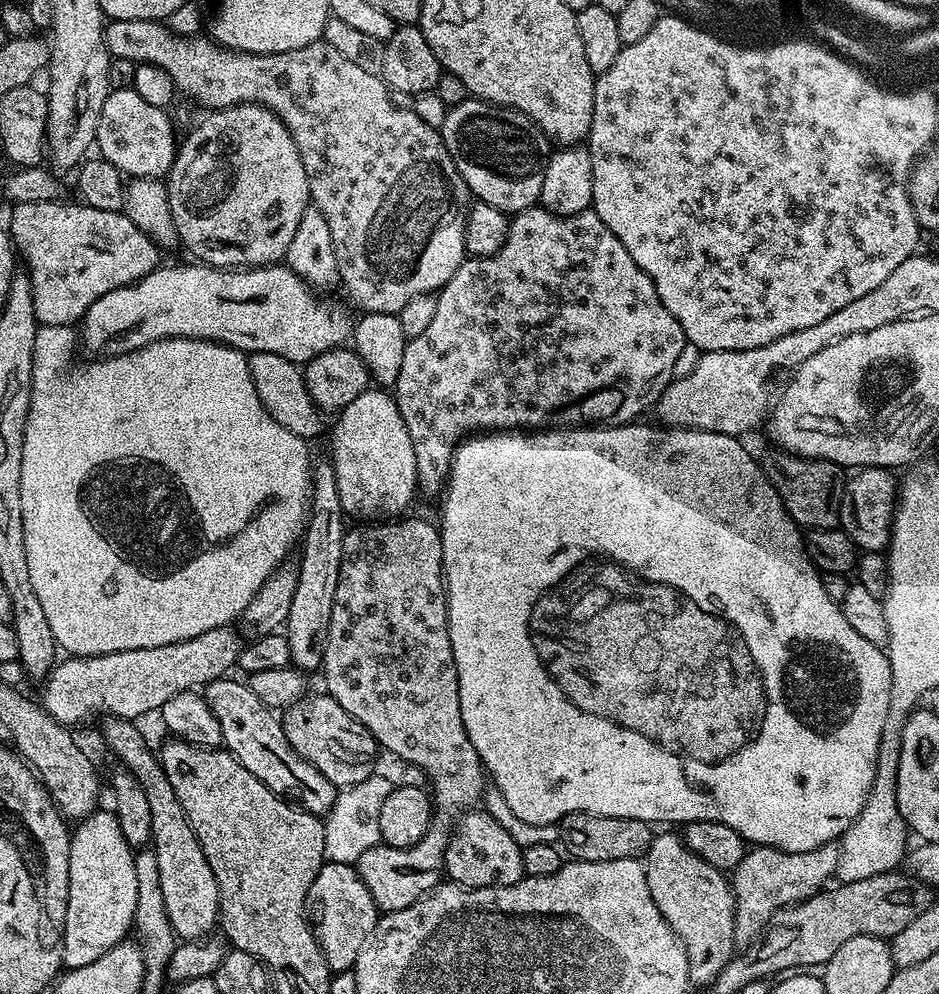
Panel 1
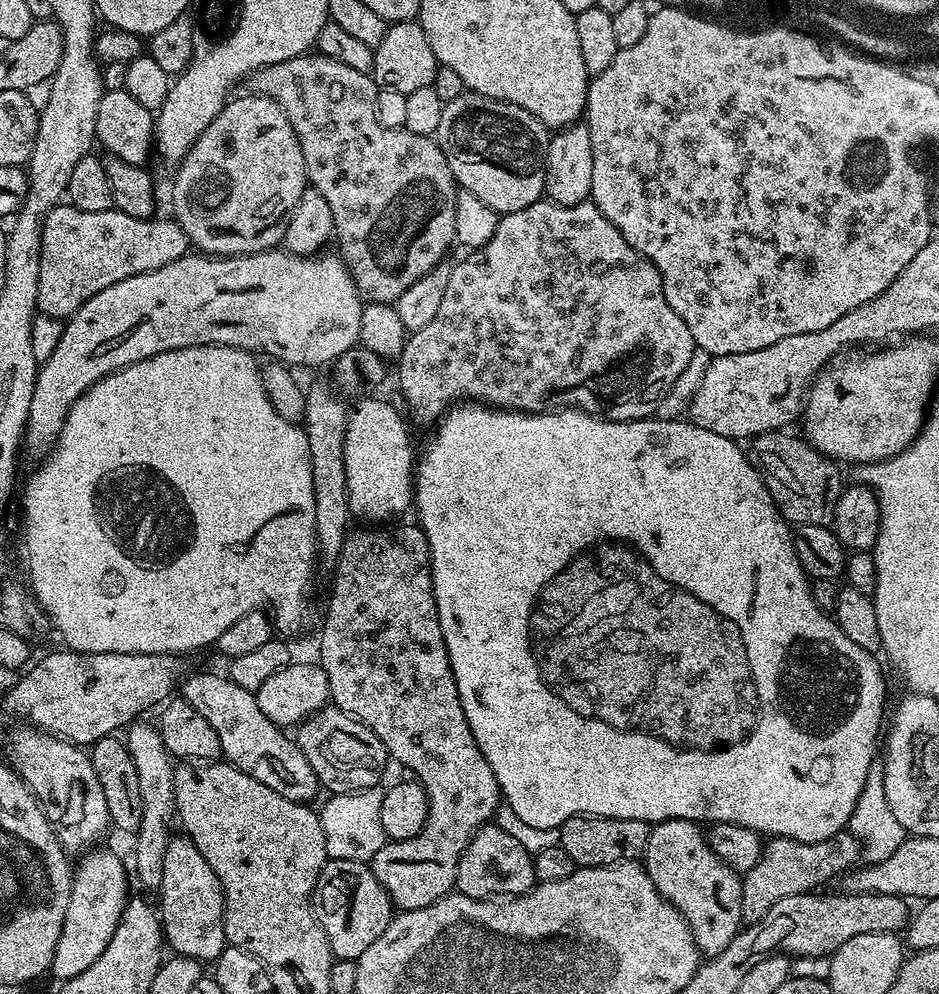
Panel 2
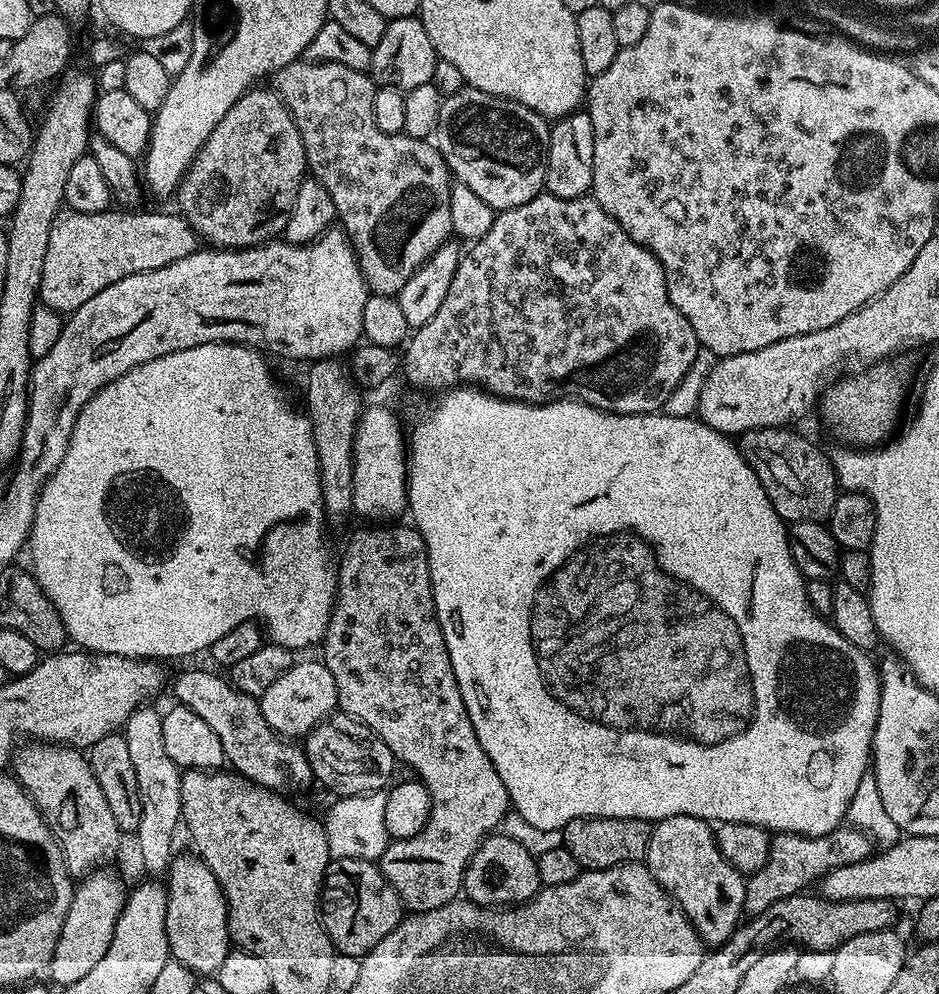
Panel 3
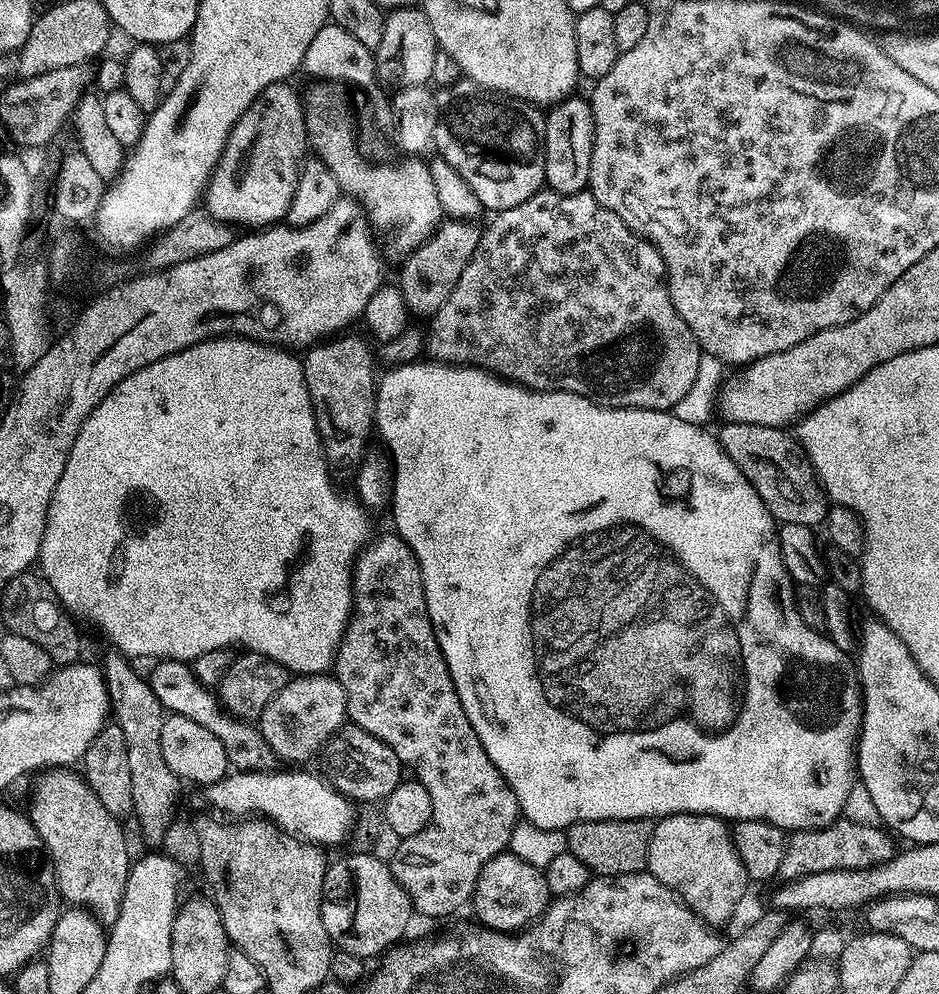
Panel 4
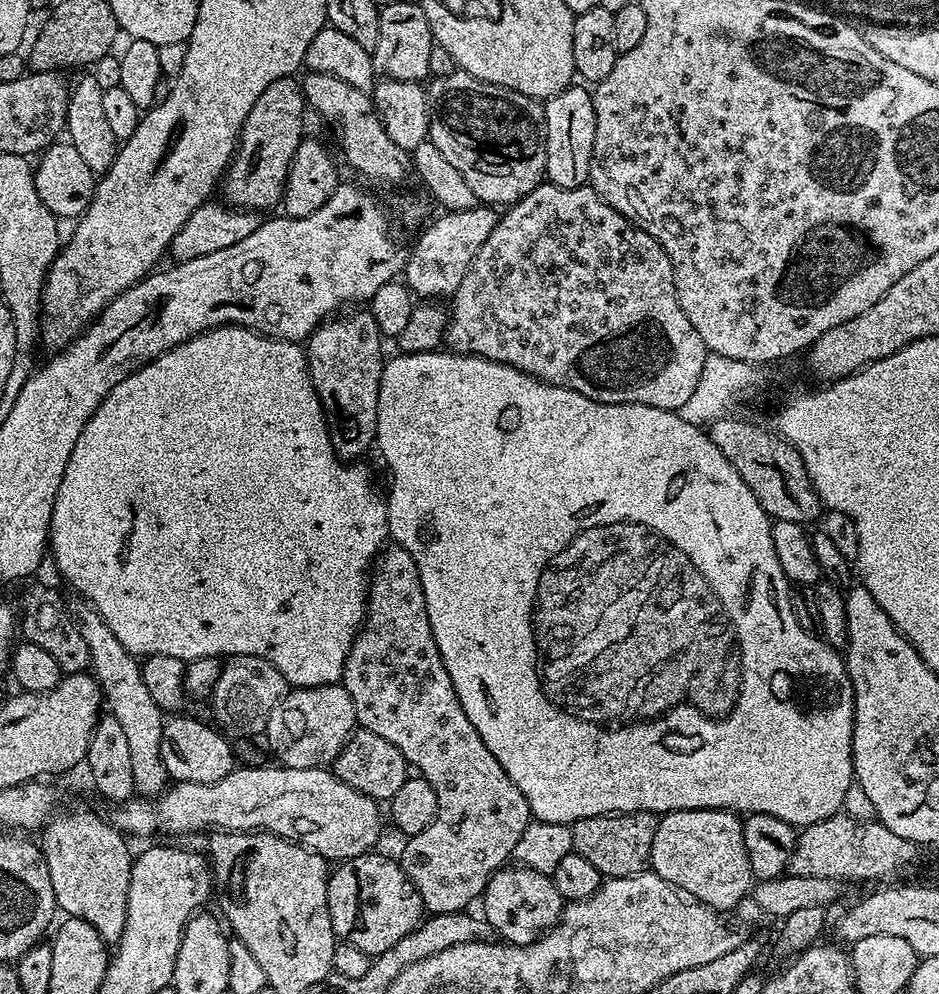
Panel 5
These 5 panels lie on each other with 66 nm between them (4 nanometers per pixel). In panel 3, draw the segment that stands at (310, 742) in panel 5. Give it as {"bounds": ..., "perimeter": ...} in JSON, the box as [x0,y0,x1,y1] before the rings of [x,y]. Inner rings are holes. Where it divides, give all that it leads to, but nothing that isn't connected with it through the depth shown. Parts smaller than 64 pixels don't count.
{"bounds":[258,659,337,738],"perimeter":[[[319,659],[304,660],[293,663],[290,670],[286,670],[286,674],[282,674],[282,678],[278,678],[278,682],[270,682],[270,686],[258,697],[260,713],[262,718],[266,718],[266,722],[272,727],[272,731],[281,738],[296,738],[292,736],[307,737],[308,733],[327,720],[329,716],[337,711],[336,687],[334,686],[334,674],[330,674],[330,670]]]}

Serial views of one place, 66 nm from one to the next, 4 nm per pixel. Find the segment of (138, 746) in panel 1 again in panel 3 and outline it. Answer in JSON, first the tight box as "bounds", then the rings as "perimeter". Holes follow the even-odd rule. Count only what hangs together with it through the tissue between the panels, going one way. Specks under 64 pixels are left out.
{"bounds":[166,855,230,977],"perimeter":[[[177,855],[166,873],[166,938],[171,959],[193,974],[211,977],[230,951],[228,935],[228,903],[218,878],[195,855]],[[168,879],[168,880],[167,880]],[[201,972],[201,973],[200,973]]]}

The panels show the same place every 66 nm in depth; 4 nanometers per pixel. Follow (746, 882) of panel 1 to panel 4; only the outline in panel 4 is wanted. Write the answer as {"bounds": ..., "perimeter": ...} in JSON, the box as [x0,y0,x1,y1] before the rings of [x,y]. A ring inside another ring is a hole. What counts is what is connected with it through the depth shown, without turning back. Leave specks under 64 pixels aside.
{"bounds":[779,818,893,882],"perimeter":[[[843,818],[835,820],[825,828],[793,831],[784,846],[779,879],[787,882],[802,878],[806,874],[822,874],[830,870],[873,868],[876,864],[886,863],[893,856],[891,839],[893,840],[893,837],[883,827]]]}

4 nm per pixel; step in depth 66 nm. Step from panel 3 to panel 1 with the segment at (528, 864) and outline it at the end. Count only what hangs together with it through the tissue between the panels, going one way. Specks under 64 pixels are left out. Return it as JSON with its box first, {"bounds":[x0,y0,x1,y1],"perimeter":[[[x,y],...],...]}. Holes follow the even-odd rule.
{"bounds":[444,810,524,888],"perimeter":[[[468,810],[451,829],[444,851],[444,872],[447,879],[461,888],[497,888],[523,880],[524,849],[494,818],[480,810]]]}

